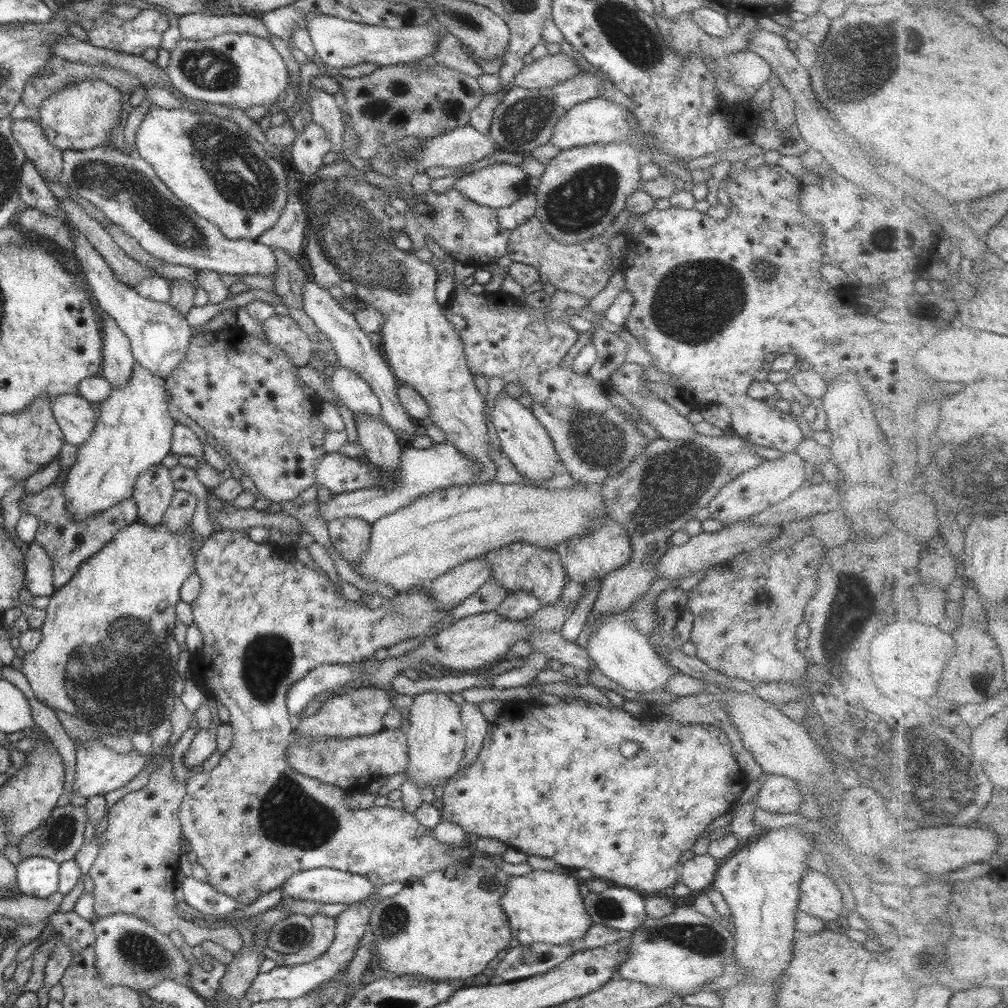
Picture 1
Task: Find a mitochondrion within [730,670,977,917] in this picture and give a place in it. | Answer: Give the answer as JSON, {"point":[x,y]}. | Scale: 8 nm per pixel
{"point":[945,781]}

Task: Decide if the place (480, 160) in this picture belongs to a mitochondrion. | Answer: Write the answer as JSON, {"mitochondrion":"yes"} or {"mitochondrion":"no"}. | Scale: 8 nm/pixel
{"mitochondrion":"no"}

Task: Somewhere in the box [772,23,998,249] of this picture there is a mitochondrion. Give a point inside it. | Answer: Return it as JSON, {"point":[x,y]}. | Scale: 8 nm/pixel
{"point":[844,64]}

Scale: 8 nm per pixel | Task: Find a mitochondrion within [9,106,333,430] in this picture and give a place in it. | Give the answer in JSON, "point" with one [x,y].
{"point":[125,185]}

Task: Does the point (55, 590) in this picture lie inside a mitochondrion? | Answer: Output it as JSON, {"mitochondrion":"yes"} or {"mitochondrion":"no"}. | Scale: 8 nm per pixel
{"mitochondrion":"no"}

